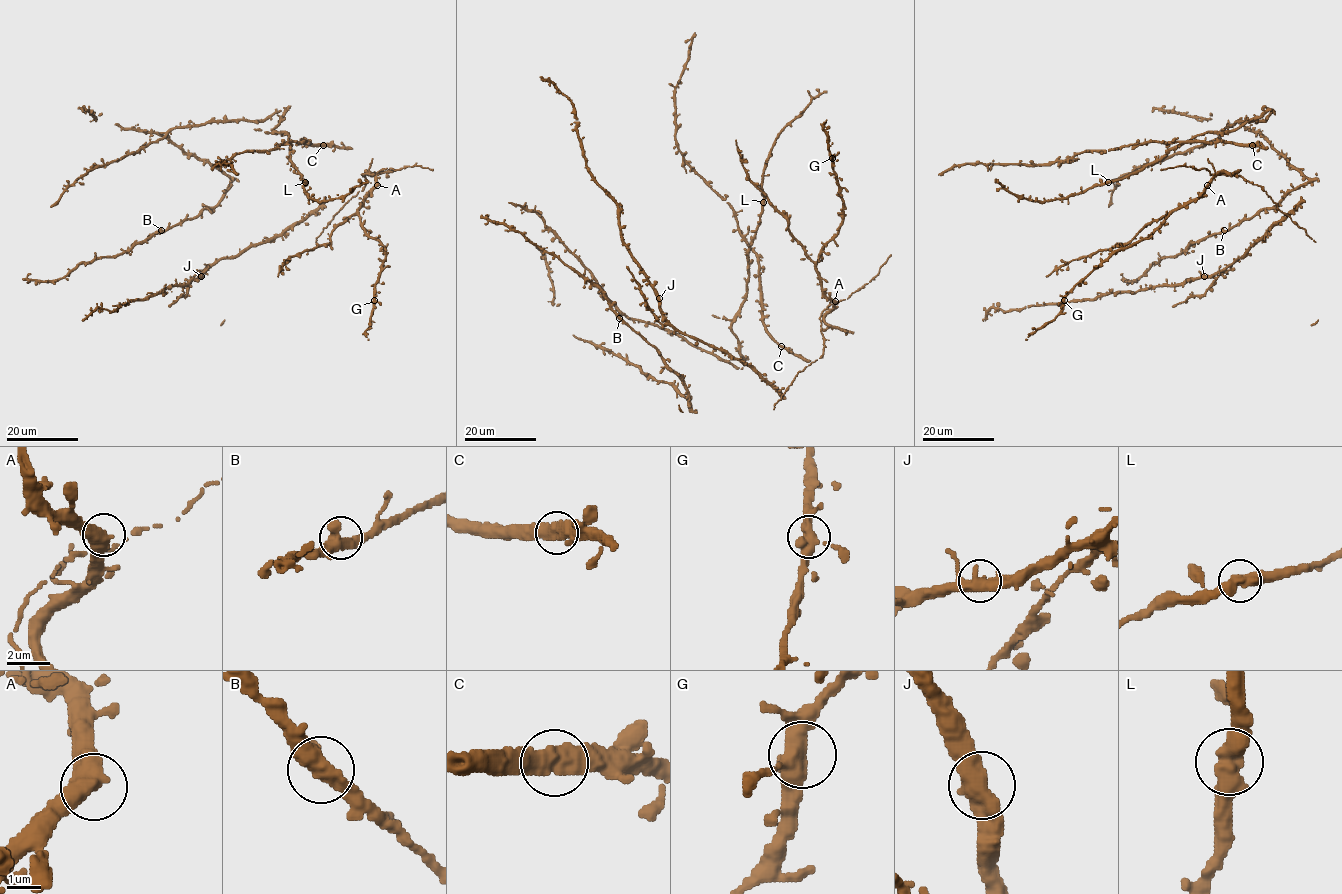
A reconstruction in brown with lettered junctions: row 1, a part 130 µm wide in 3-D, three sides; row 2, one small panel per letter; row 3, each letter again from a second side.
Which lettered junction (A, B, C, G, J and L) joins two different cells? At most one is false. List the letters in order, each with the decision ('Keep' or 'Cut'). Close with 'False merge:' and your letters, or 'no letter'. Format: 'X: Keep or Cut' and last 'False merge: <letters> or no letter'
A: Keep
B: Keep
C: Keep
G: Keep
J: Keep
L: Keep
False merge: no letter

